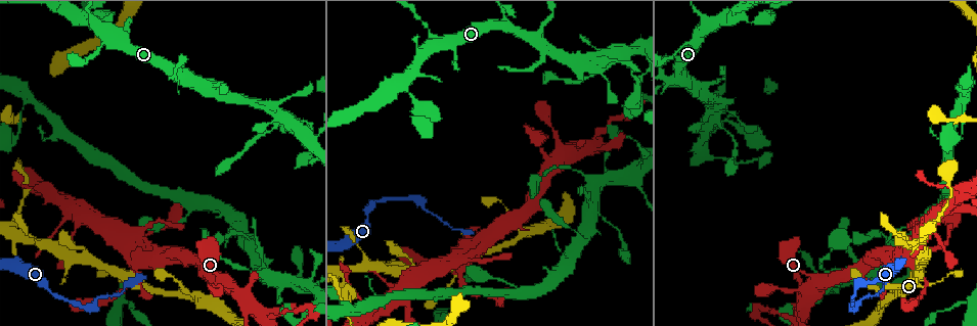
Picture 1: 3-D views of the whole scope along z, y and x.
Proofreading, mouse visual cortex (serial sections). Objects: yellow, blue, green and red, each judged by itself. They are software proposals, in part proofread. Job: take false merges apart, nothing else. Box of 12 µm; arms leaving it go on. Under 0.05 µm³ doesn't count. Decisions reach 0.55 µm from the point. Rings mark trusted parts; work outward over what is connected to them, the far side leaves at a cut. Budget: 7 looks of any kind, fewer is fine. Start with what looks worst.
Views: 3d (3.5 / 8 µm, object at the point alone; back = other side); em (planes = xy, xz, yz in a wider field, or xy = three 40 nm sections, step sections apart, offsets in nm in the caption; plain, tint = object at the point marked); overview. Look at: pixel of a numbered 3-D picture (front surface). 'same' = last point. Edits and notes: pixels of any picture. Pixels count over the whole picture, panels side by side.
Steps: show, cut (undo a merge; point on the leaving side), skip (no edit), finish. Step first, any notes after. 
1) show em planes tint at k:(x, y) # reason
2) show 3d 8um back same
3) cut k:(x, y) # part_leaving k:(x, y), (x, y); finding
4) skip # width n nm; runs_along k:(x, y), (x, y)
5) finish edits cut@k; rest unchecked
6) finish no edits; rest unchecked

show 3d 3.5um at 1:(343, 278)

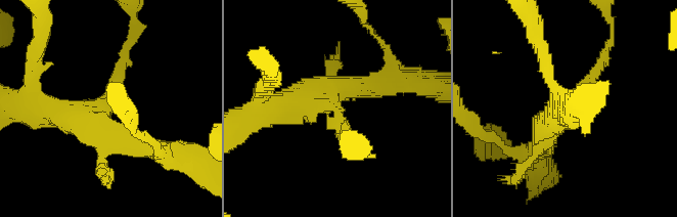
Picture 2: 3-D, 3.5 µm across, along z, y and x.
show em xy step 2 tint at 2:(341, 113)

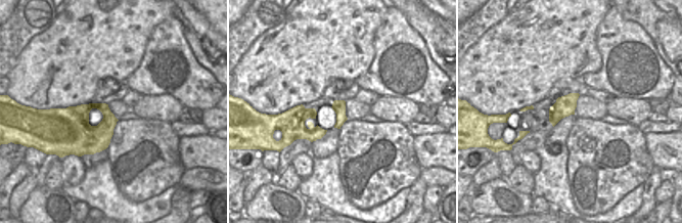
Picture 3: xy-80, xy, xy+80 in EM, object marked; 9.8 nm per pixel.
show em planes tint same

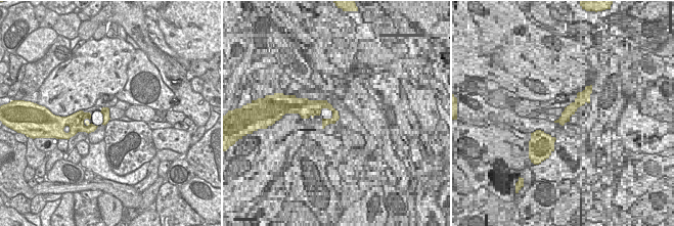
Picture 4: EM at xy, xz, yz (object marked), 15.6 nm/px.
skip # width 130 nm; runs_along 2:(543, 145), (605, 51); all the same cell

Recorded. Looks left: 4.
show 3d 3.5um at 1:(925, 281) # sharp bend

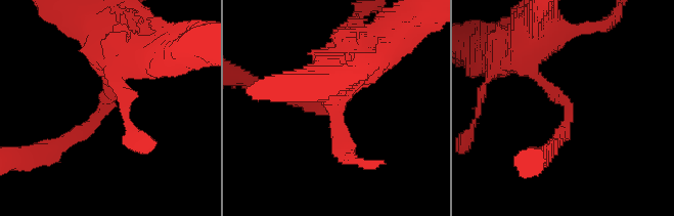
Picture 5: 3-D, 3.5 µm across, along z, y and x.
skip # arm_widths 200, 250 nm; runs_along 5:(117, 51), (101, 114), (54, 148); one cell here

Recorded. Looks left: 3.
show 3d 8um at 1:(380, 199) # sudden change in width

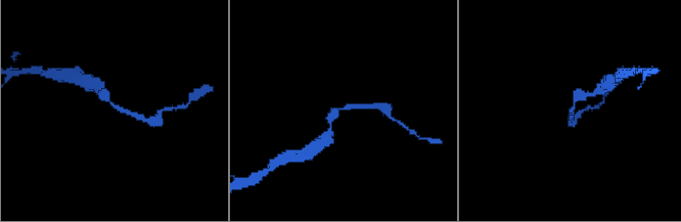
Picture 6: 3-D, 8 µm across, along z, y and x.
show em xy step 5 tint at 6:(346, 107) # arm_widths 150, 300 nm

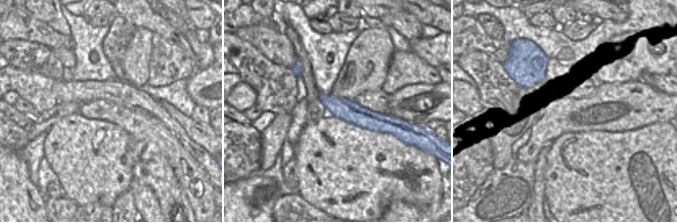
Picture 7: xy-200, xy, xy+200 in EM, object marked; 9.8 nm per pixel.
skip # width 220 nm; runs_along 7:(321, 96), (367, 120), (390, 121); one cell here

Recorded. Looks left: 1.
finish no edits; rest unchecked

